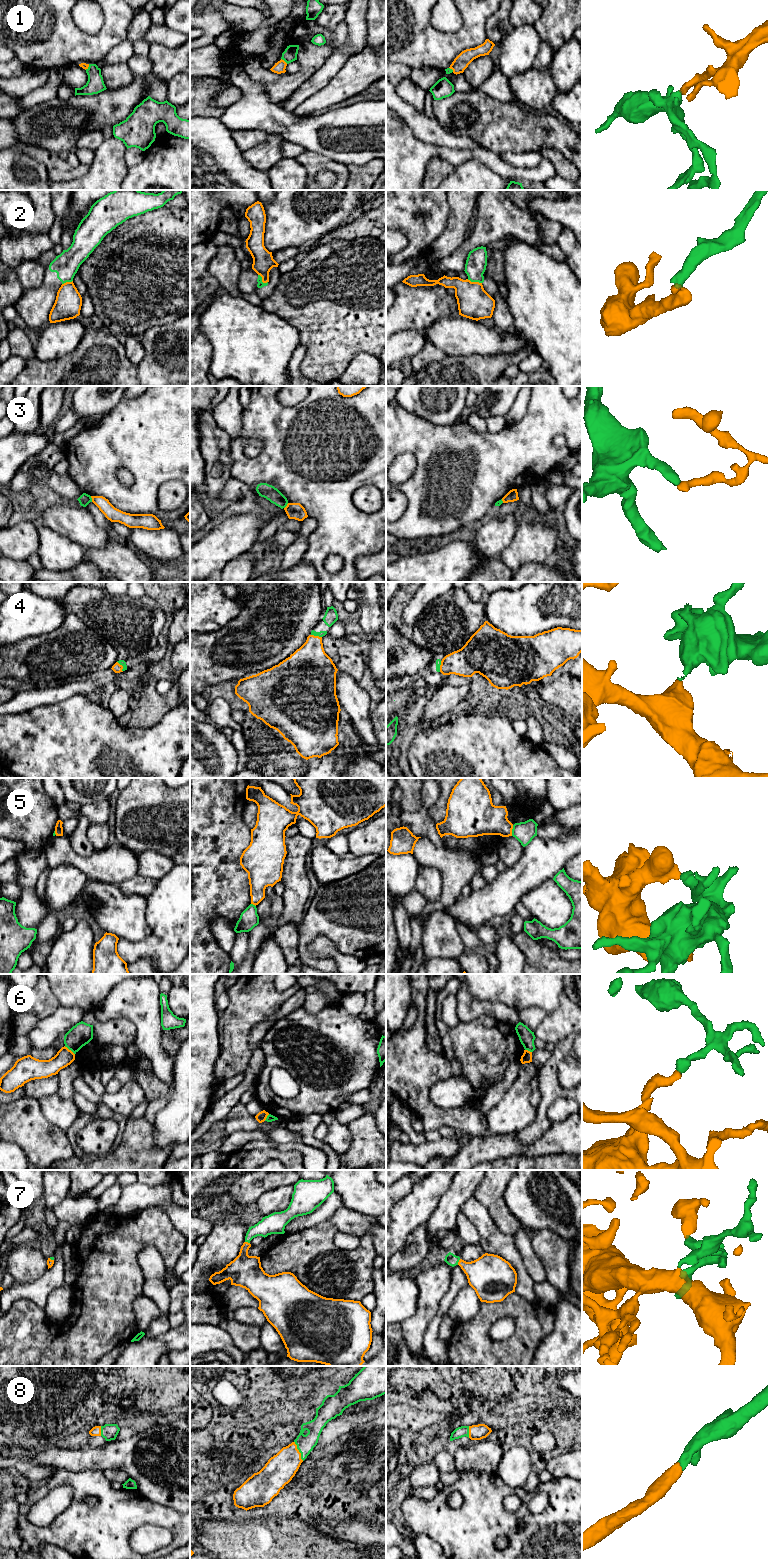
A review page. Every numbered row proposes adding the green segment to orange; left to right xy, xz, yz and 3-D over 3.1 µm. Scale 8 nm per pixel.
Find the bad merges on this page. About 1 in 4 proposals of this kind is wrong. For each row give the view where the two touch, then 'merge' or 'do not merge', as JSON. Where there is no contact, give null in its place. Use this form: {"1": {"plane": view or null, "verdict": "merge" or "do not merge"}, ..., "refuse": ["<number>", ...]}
{"1": {"plane": "xz", "verdict": "merge"}, "2": {"plane": "yz", "verdict": "do not merge"}, "3": {"plane": "xy", "verdict": "do not merge"}, "4": {"plane": "xz", "verdict": "merge"}, "5": {"plane": "yz", "verdict": "do not merge"}, "6": {"plane": "xy", "verdict": "do not merge"}, "7": {"plane": "yz", "verdict": "merge"}, "8": {"plane": "xz", "verdict": "merge"}, "refuse": ["2", "3", "5", "6"]}

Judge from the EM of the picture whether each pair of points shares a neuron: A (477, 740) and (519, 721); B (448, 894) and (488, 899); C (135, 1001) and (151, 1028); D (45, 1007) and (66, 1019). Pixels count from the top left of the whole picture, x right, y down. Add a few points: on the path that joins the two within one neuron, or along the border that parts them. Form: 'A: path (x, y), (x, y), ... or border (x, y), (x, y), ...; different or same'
A: border (512, 717), (513, 730), (524, 737); different
B: border (461, 896), (452, 904), (442, 909); different
C: path (142, 1008), (148, 1021); same
D: border (60, 1005), (52, 1013), (40, 1020); different

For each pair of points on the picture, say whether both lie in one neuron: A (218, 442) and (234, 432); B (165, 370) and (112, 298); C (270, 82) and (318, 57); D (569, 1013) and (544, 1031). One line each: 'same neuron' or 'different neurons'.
A: different neurons
B: different neurons
C: same neuron
D: same neuron

